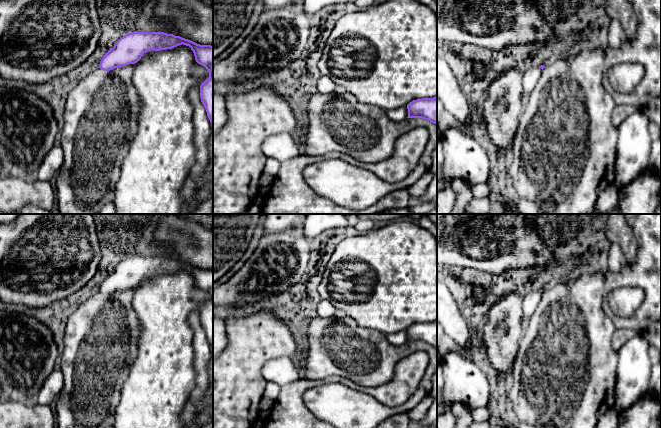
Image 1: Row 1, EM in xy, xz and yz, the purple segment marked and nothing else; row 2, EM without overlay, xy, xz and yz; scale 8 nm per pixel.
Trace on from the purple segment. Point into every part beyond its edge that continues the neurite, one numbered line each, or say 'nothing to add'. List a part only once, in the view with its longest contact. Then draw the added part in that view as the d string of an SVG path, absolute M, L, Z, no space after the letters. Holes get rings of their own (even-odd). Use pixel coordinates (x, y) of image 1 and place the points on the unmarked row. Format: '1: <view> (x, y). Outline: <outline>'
1: yz (530, 302). Outline: M539 291L529 292L525 295L521 302L522 307L522 325L525 328L531 318L533 312L541 300L542 293Z

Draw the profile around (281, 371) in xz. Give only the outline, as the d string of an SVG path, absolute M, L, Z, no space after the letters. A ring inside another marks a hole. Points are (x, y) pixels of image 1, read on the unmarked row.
M288 357L268 361L262 369L266 382L273 382L279 387L301 378L299 365Z

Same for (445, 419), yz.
M449 410L437 413L437 428L455 428L456 419Z

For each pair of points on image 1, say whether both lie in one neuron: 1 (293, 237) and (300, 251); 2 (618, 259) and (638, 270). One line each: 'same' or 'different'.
1: same
2: different

